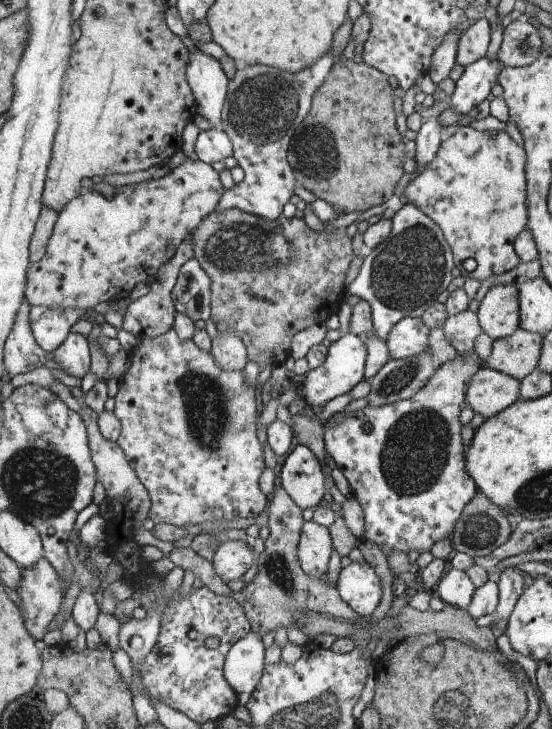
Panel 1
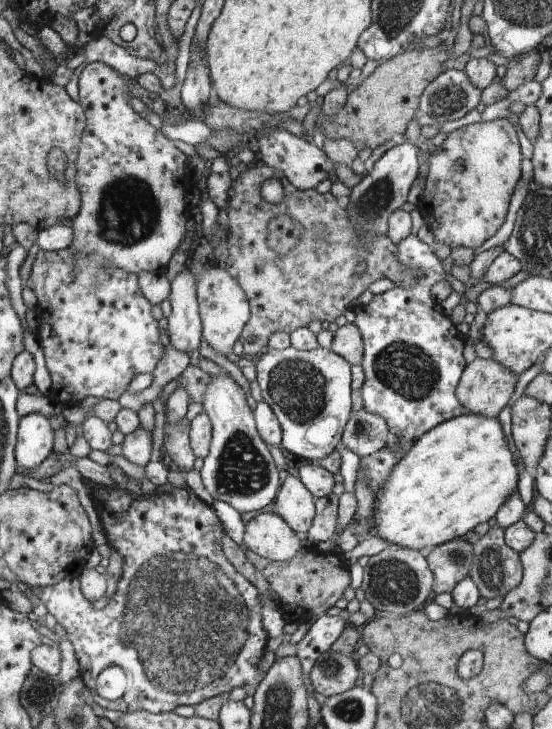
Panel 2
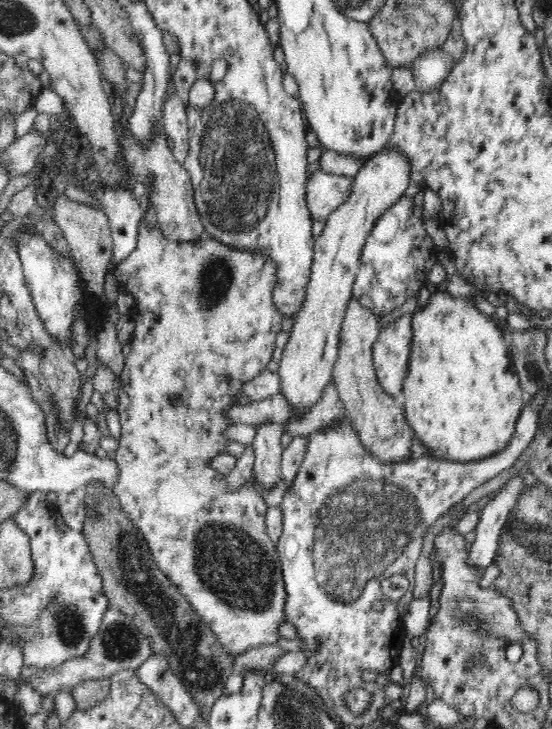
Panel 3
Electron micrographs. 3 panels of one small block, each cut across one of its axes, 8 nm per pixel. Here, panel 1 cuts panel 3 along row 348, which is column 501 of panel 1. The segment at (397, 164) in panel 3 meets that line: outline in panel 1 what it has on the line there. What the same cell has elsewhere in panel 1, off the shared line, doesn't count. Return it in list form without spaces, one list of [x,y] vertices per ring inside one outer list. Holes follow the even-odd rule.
[[[510,283],[492,287],[480,301],[477,317],[481,330],[494,341],[512,335],[521,326],[520,289],[515,284]]]

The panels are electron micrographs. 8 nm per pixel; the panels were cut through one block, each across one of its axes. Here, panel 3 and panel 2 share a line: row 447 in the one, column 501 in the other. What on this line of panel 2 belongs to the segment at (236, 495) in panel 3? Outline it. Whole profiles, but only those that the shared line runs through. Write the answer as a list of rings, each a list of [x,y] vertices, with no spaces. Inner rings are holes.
[[[499,117],[459,127],[443,137],[444,142],[438,152],[428,158],[429,172],[425,178],[419,209],[436,242],[447,244],[451,249],[458,246],[475,249],[498,232],[508,214],[512,192],[520,180],[522,152],[518,136],[508,119]]]

